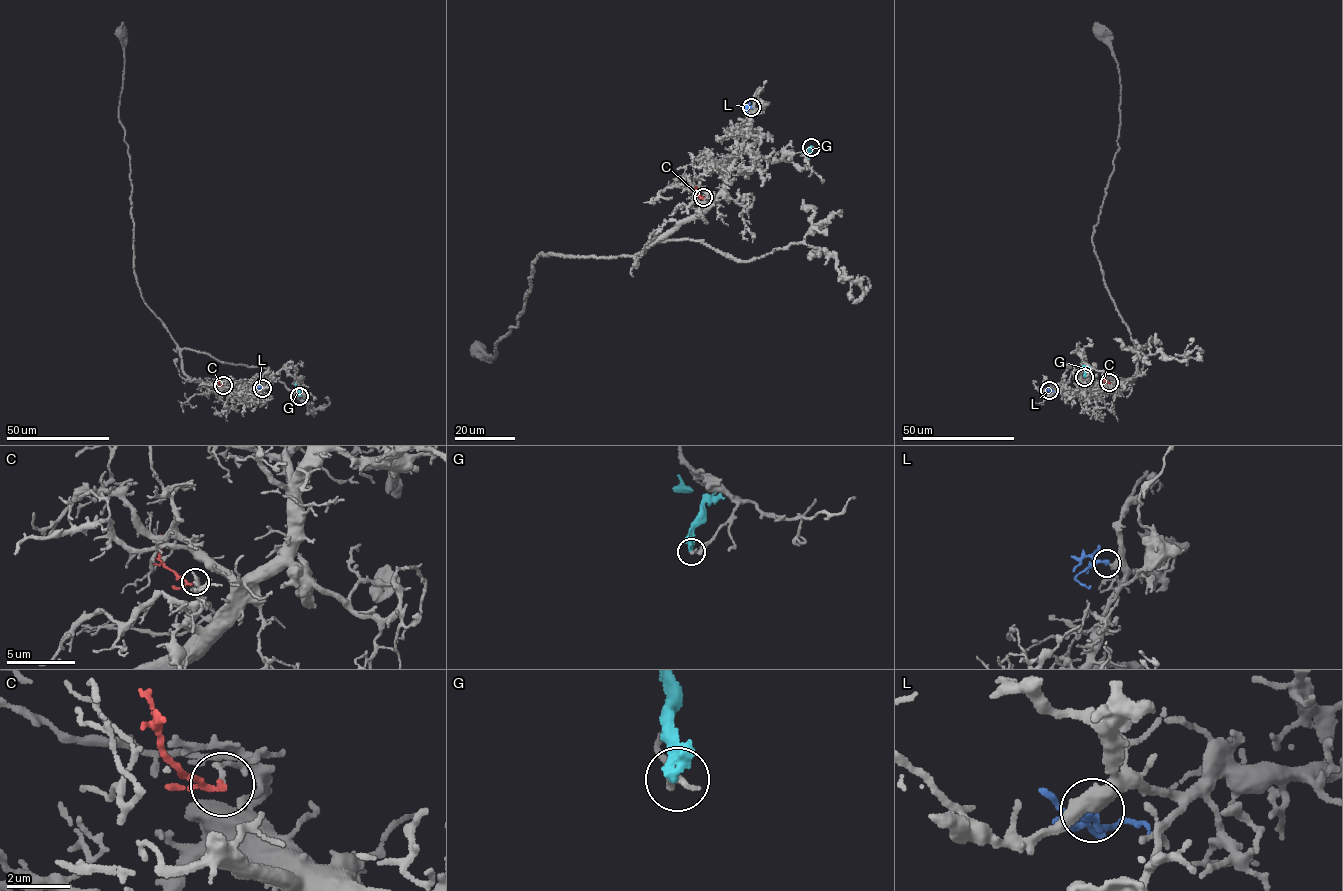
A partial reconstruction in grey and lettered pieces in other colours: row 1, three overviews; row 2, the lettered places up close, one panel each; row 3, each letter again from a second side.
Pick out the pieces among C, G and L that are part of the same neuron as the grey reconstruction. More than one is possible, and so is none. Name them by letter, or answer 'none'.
L

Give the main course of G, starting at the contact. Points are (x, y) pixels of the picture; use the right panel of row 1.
G: (1085, 376), (1086, 367), (1082, 364)

